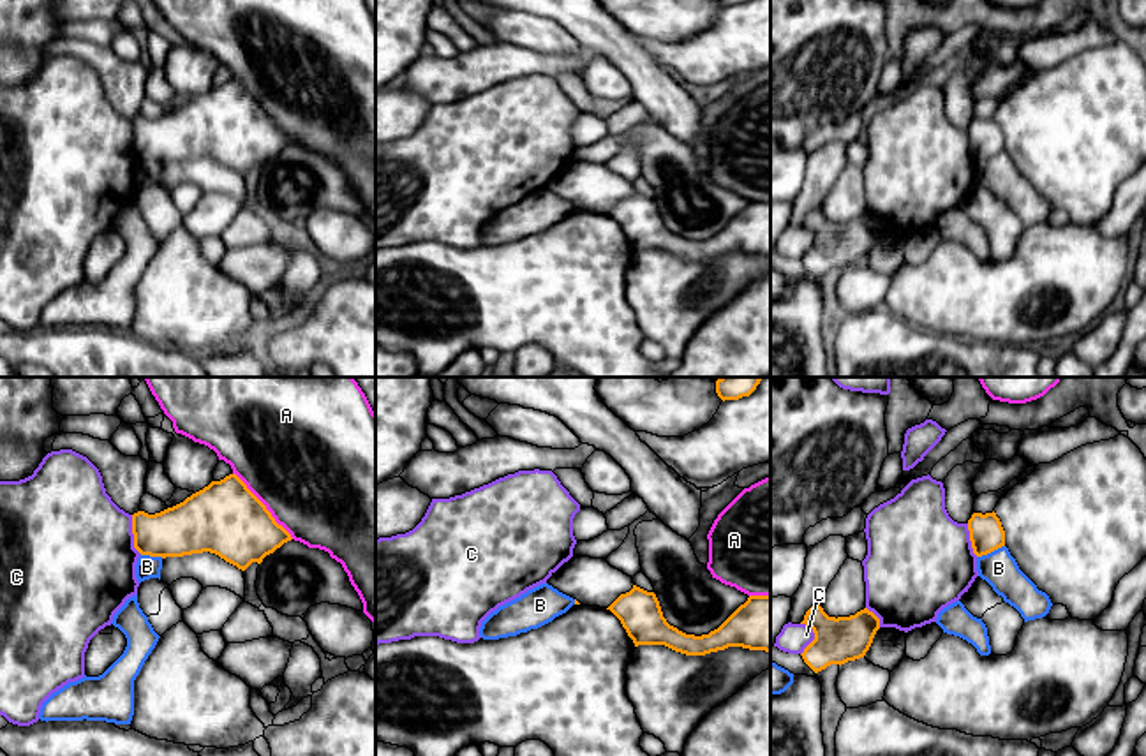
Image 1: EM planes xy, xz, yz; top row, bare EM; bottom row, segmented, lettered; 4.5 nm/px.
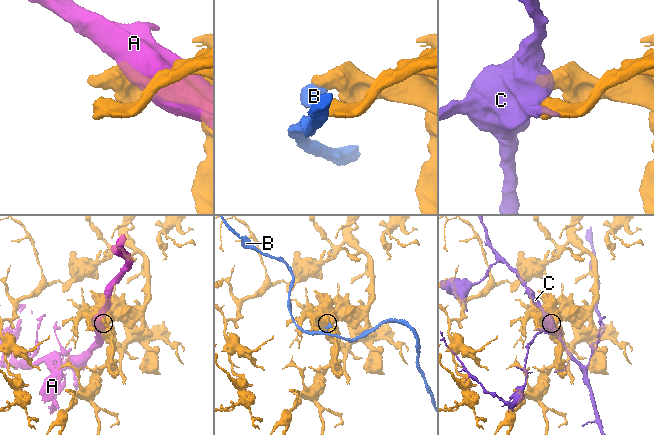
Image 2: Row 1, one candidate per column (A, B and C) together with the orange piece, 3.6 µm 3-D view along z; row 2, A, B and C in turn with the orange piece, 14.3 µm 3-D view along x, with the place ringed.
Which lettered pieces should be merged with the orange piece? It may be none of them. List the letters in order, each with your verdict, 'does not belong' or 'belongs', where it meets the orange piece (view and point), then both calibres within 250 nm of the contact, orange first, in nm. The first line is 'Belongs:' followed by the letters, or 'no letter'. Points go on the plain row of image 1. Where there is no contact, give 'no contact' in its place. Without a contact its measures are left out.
Belongs: no letter
A: does not belong; meets orange in xy at (265, 111); 340 nm thick on the orange side, 500 nm on the other
B: does not belong; meets orange in yz at (989, 157); 160 nm thick on the orange side, 160 nm on the other
C: does not belong; meets orange in xy at (133, 138); 240 nm thick on the orange side, 500 nm on the other

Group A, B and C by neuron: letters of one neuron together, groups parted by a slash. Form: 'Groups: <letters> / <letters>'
Groups: A / B / C

